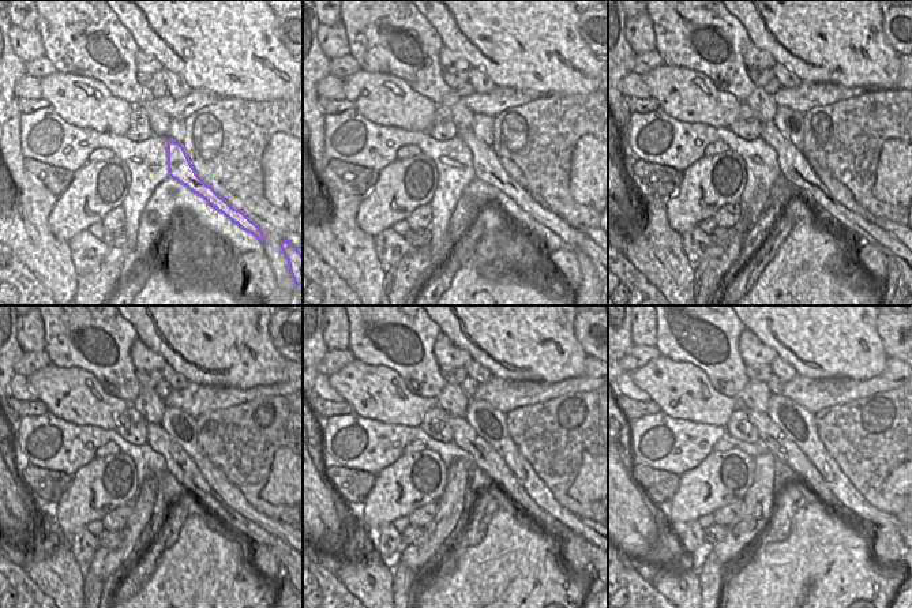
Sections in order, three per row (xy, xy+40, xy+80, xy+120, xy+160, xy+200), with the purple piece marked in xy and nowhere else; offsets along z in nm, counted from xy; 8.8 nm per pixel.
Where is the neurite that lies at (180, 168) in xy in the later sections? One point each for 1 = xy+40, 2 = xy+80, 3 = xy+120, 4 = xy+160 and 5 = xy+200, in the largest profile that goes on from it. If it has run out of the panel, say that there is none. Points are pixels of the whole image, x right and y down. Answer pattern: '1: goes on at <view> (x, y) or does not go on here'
1: goes on at xy+40 (487, 168)
2: goes on at xy+80 (794, 166)
3: goes on at xy+120 (177, 461)
4: goes on at xy+160 (483, 454)
5: goes on at xy+200 (770, 435)

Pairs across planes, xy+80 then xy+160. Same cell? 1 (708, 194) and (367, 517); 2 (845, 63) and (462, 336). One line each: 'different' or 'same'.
1: same
2: same

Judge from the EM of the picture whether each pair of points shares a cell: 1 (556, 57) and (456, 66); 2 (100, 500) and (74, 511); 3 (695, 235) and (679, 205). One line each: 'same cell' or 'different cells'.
1: different cells
2: same cell
3: different cells

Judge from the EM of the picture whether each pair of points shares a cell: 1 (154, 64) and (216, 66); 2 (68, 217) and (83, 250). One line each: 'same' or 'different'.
1: different
2: different

